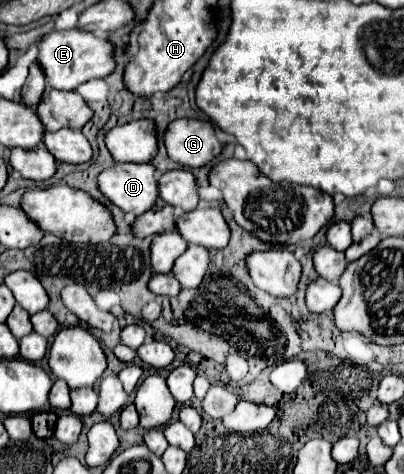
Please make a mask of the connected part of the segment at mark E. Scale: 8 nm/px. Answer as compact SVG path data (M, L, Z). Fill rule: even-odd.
M65 30L65 32L51 32L39 42L39 56L37 62L45 70L47 84L57 90L75 90L87 80L105 78L115 70L115 56L113 56L113 42L109 38L99 38L85 30Z

